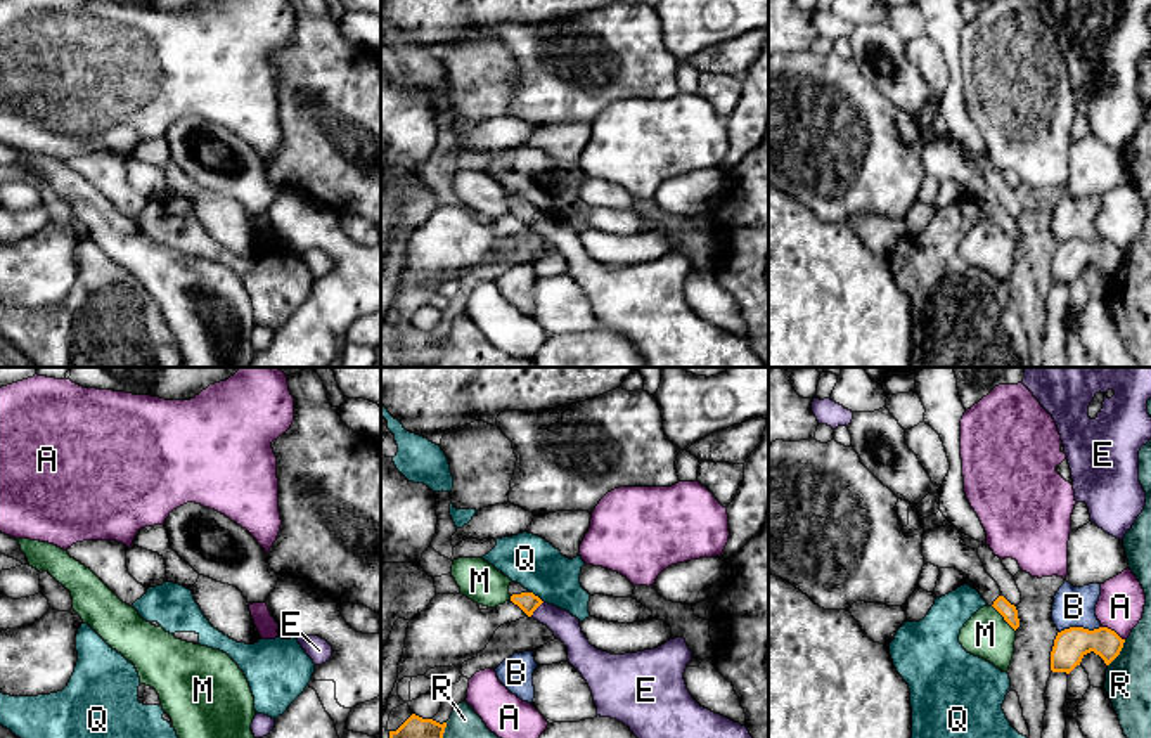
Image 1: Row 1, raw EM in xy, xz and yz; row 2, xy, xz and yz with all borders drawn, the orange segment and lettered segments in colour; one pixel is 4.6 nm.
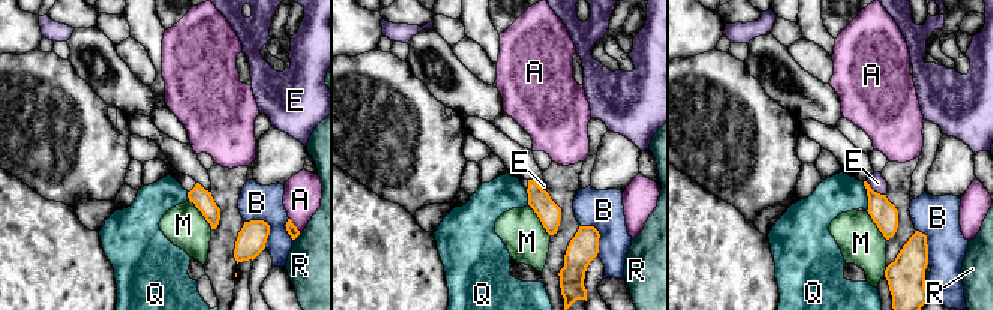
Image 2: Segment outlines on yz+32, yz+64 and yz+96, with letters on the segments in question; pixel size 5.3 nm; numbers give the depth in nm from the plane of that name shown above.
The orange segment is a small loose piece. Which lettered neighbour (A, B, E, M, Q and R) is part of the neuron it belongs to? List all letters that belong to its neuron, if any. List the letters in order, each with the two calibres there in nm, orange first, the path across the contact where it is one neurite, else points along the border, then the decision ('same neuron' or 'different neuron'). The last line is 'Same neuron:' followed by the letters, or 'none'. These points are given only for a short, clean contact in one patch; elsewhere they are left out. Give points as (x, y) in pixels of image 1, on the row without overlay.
A: 160 nm thick on the orange side, 220 nm on the other; border along yz (1103, 238), (1124, 252); different neuron
B: 160 nm thick on the orange side, 190 nm on the other; different neuron
E: 90 nm thick on the orange side, 130 nm on the other; border along xz (542, 213), (530, 227); different neuron
M: 70 nm thick on the orange side, 220 nm on the other; different neuron
Q: 90 nm thick on the orange side, 240 nm on the other; border along xz (530, 203), (544, 213); different neuron
R: 160 nm thick on the orange side, 200 nm on the other; different neuron
Same neuron: none

